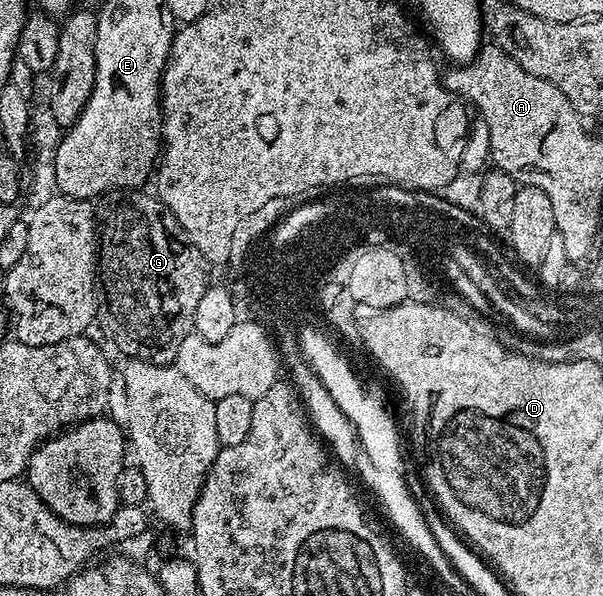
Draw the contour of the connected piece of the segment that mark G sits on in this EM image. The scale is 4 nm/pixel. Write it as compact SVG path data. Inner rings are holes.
M141 189L132 190L112 190L101 195L100 201L96 206L96 278L100 283L100 309L96 314L96 322L106 333L106 338L124 354L127 359L135 358L140 361L148 361L154 365L168 366L178 361L178 353L180 352L180 344L184 344L184 336L194 333L194 321L196 320L196 307L200 305L200 300L204 296L207 286L211 285L210 270L211 263L207 262L204 252L200 252L200 248L196 248L196 244L192 244L192 240L188 236L188 232L184 232L184 228L176 220L176 216L172 216L169 208L162 203L161 198L153 193L142 194Z

